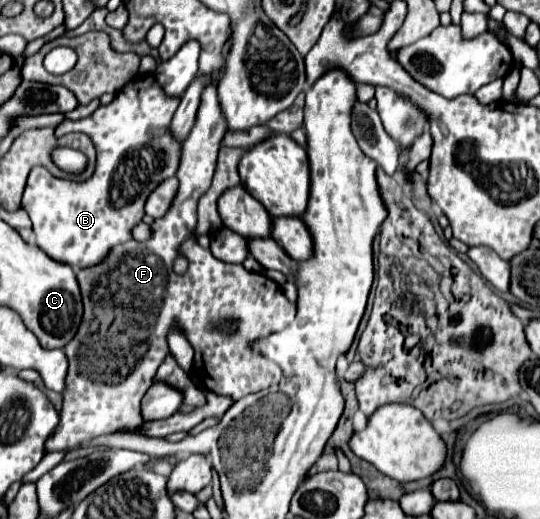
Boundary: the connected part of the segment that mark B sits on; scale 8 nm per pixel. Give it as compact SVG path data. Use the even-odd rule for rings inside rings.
M137 76L119 90L119 94L115 96L111 104L97 108L91 116L83 120L75 120L75 122L65 120L63 124L55 128L57 138L69 132L87 134L93 140L95 150L97 150L97 168L95 168L95 174L87 182L71 182L71 180L55 178L43 166L37 166L31 170L27 178L25 194L23 194L23 208L33 222L35 242L39 248L43 248L53 260L65 262L73 268L87 268L87 266L99 264L109 254L111 246L131 240L131 228L141 222L141 216L145 214L143 206L151 190L161 180L171 178L177 172L181 146L169 134L169 122L177 104L179 104L179 98L167 98L153 76L147 76L147 78ZM143 148L153 152L153 156L147 162L145 160L139 162L139 154L143 156Z

